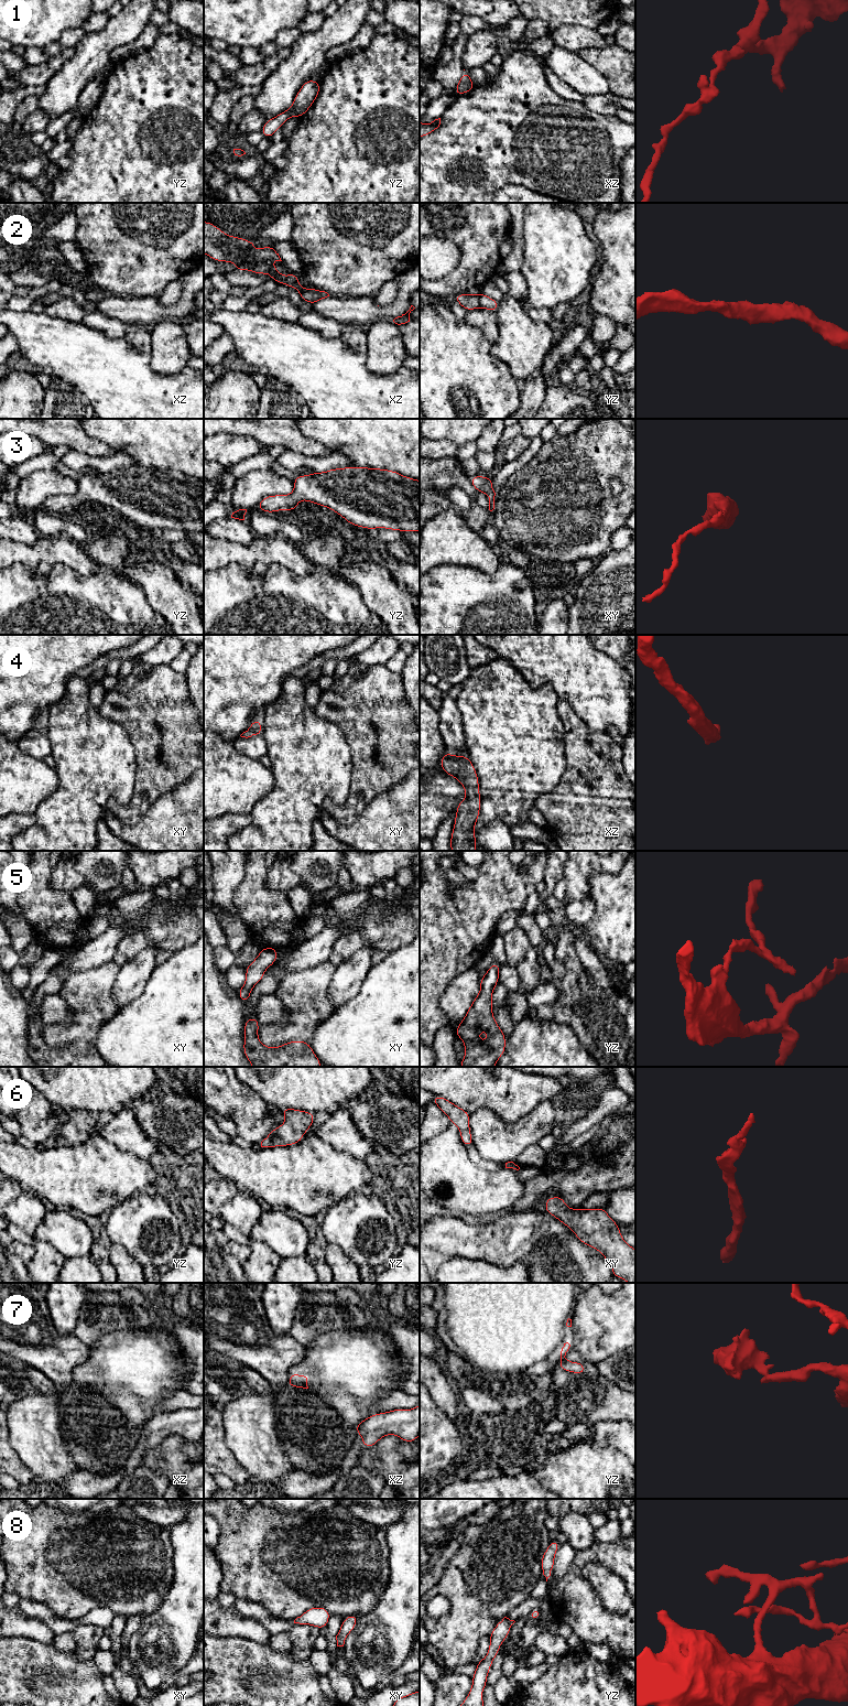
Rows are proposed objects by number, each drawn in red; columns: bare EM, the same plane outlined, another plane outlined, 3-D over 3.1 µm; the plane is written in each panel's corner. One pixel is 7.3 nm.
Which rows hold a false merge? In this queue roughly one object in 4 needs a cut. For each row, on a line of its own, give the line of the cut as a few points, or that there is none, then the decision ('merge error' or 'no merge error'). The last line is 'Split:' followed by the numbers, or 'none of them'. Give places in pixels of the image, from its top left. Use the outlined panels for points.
1: no cut | no merge error
2: no cut | no merge error
3: no cut | no merge error
4: no cut | no merge error
5: no cut | no merge error
6: no cut | no merge error
7: yz (561, 1358), (563, 1359) | merge error
8: no cut | no merge error
Split: 7

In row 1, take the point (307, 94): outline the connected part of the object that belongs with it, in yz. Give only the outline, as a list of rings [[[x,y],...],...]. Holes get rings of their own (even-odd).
[[[314,79],[306,80],[296,94],[291,108],[267,120],[261,130],[263,137],[271,138],[289,118],[293,116],[300,118],[305,115],[317,98],[319,90],[318,82]]]

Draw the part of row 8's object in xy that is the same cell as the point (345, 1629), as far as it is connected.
[[[351,1615],[344,1619],[341,1627],[336,1635],[337,1646],[344,1646],[347,1635],[354,1630],[359,1616]]]

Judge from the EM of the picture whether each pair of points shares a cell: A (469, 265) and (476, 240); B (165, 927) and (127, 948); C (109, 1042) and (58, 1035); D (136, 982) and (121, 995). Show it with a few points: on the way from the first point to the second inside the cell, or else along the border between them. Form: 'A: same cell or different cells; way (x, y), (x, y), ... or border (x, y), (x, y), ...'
A: same cell; way (475, 259), (476, 246)
B: same cell; way (155, 931), (137, 939)
C: different cells; border (101, 1027), (93, 1043)
D: same cell; way (132, 984), (124, 992)

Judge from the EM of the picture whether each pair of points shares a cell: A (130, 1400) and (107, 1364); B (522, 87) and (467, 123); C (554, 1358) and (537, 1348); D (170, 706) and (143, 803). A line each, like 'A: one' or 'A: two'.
A: one
B: one
C: one
D: one

